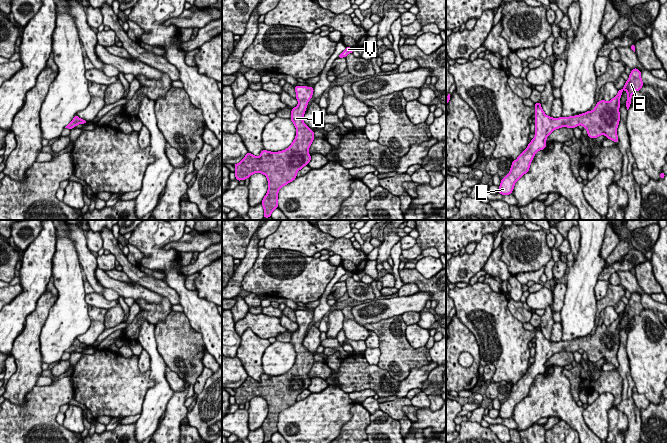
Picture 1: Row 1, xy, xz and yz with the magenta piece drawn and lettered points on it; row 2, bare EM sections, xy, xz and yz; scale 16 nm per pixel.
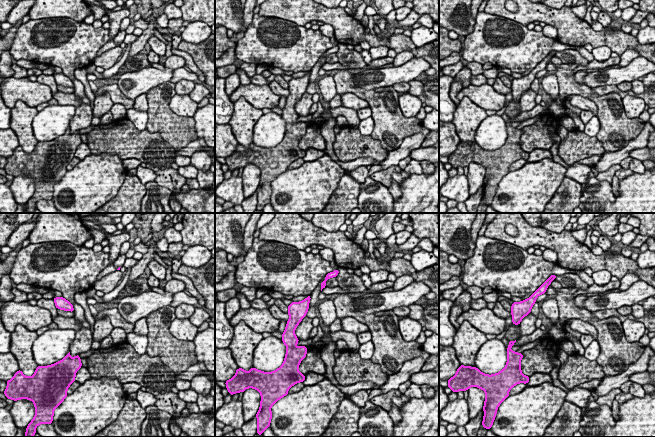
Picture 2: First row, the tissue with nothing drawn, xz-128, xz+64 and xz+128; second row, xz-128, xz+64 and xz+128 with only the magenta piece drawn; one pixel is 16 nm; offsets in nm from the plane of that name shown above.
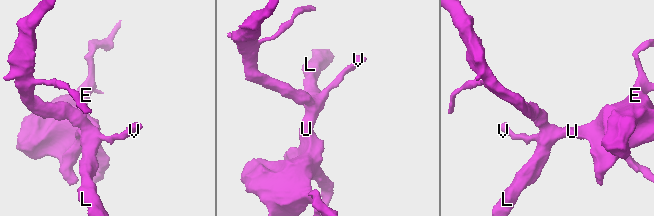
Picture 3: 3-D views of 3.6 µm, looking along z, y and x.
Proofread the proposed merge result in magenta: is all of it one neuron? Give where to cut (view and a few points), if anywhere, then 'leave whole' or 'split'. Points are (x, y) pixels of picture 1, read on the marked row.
no cut | leave whole

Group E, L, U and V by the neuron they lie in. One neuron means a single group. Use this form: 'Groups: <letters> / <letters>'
Groups: E L U V

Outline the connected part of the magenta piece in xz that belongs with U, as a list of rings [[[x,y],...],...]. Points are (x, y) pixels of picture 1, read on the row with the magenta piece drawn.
[[[295,86],[295,91],[298,106],[292,108],[290,119],[297,131],[292,144],[279,152],[262,150],[259,157],[248,152],[241,162],[234,165],[238,181],[250,178],[256,172],[267,177],[268,191],[261,203],[264,218],[270,217],[272,211],[278,208],[279,189],[295,180],[297,172],[311,160],[309,147],[314,140],[314,132],[303,122],[303,116],[314,88]]]

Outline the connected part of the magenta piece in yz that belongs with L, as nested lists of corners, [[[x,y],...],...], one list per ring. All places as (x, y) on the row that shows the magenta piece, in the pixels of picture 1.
[[[634,68],[631,70],[624,87],[618,90],[618,94],[613,99],[609,102],[604,99],[598,101],[592,111],[577,116],[552,118],[544,113],[540,102],[535,103],[535,137],[518,158],[512,162],[508,175],[501,179],[498,193],[502,195],[512,194],[516,181],[529,171],[536,152],[545,149],[546,138],[555,129],[561,127],[575,128],[580,124],[586,128],[590,138],[594,139],[603,134],[608,139],[618,143],[617,127],[620,120],[619,107],[622,91],[627,91],[628,98],[625,106],[628,110],[633,93],[639,91],[642,86],[641,72]]]

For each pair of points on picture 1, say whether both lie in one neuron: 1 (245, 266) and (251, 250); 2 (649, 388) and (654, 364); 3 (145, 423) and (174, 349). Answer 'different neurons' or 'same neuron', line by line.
1: same neuron
2: same neuron
3: different neurons

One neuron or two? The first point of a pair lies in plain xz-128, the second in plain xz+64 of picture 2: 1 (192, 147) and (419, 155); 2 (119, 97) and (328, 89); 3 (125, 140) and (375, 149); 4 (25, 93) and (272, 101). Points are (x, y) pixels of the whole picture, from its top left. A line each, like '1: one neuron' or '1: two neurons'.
1: two neurons
2: two neurons
3: one neuron
4: one neuron

